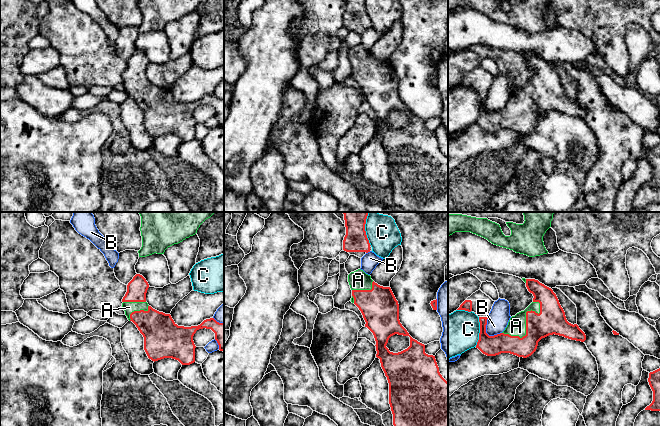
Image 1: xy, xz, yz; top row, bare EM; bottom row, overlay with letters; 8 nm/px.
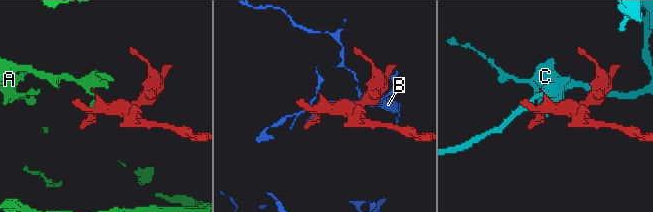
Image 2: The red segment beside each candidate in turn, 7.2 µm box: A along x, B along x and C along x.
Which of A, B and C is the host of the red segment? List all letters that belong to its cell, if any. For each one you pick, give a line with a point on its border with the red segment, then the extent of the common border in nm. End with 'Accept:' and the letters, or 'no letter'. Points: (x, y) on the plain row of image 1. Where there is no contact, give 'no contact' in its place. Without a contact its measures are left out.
A: contact yz (526, 100); length 400 nm
Accept: A

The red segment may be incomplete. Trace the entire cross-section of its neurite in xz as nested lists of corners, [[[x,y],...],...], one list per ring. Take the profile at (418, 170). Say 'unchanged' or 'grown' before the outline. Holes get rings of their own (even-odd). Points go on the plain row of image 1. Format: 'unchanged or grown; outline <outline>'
grown; outline [[[358,45],[348,51],[352,66],[351,78],[361,87],[376,117],[376,133],[389,159],[389,180],[393,201],[404,212],[448,212],[448,158],[439,148],[435,132],[425,129],[425,121],[413,115],[399,96],[399,80],[390,63],[375,59],[371,52]],[[391,112],[410,113],[410,122],[398,129],[386,123]]]

